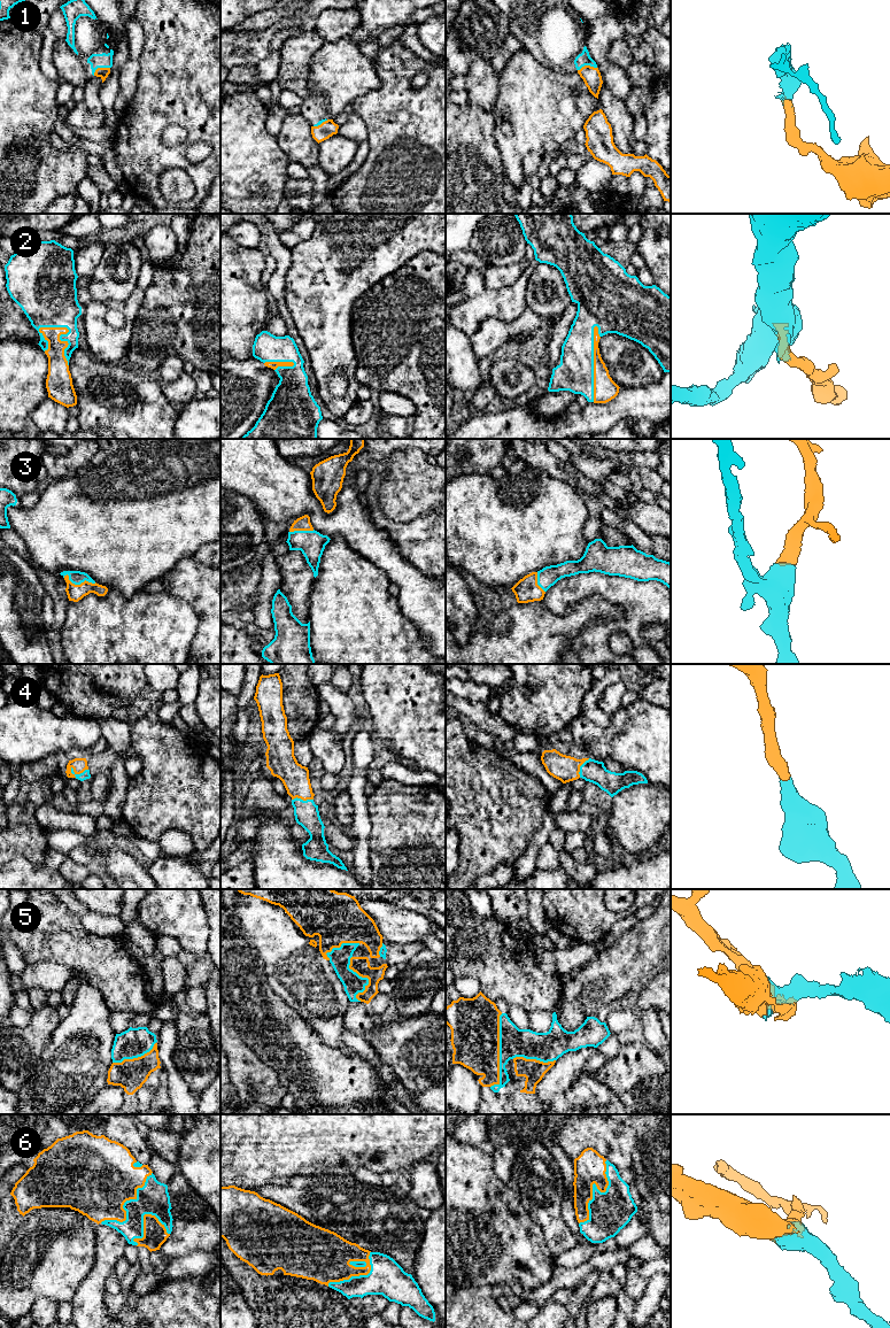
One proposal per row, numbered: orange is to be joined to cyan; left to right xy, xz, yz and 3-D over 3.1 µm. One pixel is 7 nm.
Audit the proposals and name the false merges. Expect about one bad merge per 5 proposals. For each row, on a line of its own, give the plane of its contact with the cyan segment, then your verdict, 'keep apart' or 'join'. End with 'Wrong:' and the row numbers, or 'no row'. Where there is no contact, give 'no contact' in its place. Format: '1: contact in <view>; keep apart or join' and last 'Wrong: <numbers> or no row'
1: contact in xy; join
2: contact in xy; join
3: contact in xy; join
4: contact in xy; join
5: contact in yz; join
6: contact in yz; join
Wrong: no row

